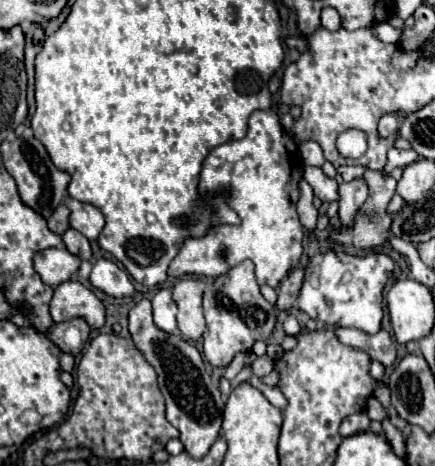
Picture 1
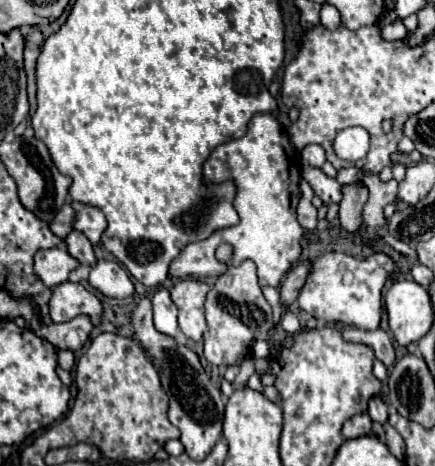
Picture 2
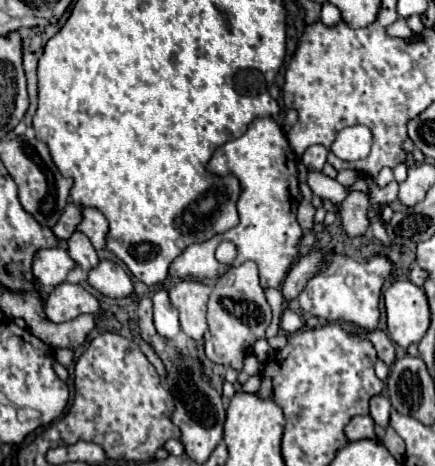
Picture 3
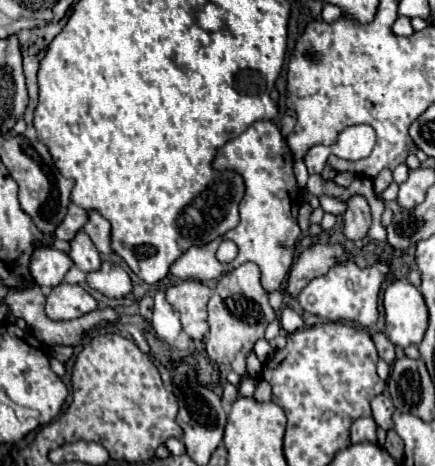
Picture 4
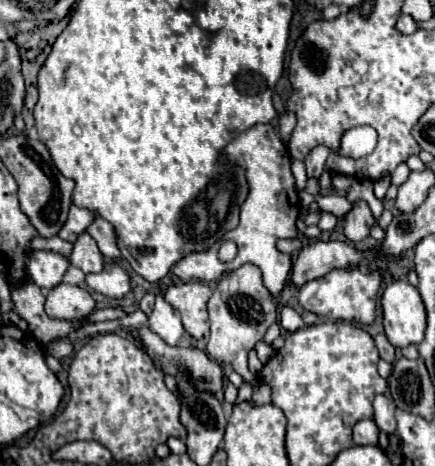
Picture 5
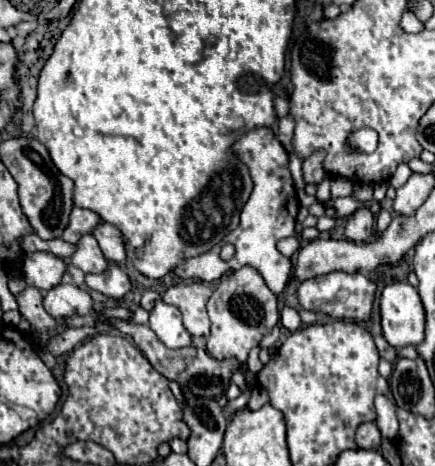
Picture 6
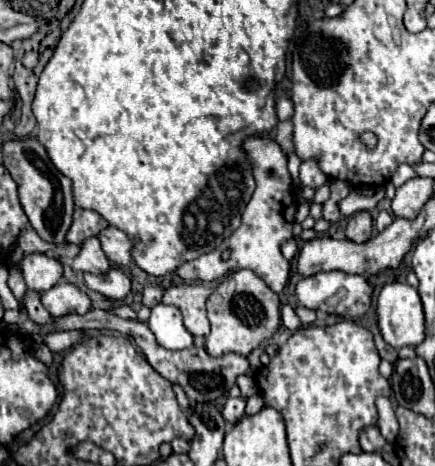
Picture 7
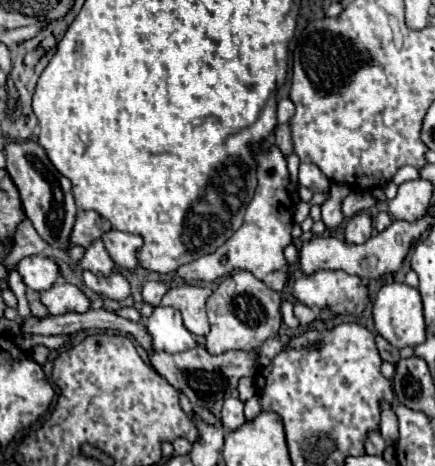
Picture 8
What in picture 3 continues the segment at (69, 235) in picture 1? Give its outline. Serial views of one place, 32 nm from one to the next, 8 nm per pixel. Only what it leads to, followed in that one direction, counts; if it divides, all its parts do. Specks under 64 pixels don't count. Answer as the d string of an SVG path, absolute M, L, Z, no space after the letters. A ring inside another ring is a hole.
M74 232L70 238L68 238L68 254L72 256L74 262L78 262L80 268L84 270L90 270L98 264L98 256L96 256L96 250L92 246L92 242L82 234L82 232Z

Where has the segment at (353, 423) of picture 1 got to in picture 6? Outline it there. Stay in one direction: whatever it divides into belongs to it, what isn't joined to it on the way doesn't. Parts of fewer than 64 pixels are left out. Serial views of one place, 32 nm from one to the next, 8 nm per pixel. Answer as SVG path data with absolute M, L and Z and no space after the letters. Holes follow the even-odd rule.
M364 422L356 428L356 444L360 448L380 448L380 430L374 422Z

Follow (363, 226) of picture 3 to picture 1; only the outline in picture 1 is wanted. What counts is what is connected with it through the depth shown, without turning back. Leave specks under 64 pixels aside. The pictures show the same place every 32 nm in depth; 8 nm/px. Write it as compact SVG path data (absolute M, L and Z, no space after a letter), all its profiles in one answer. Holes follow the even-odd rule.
M354 178L354 180L338 186L338 196L340 196L338 198L338 202L340 202L338 216L344 226L350 226L360 204L364 204L364 200L368 198L368 184L364 178Z

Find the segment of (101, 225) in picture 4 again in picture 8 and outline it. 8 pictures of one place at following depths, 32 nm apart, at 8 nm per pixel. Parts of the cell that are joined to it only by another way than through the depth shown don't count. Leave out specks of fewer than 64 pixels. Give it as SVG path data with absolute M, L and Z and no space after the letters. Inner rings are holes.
M112 228L102 234L102 242L116 266L122 266L128 270L134 270L138 266L136 264L136 248L140 248L140 244L142 244L140 236L124 234L124 232Z

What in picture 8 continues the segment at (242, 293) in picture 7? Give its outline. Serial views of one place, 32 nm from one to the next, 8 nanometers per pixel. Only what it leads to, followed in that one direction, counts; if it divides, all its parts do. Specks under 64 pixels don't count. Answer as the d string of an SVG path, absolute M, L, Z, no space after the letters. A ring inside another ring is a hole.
M248 270L224 278L206 302L208 320L212 326L206 336L206 350L218 356L228 350L250 352L258 348L264 340L274 336L282 324L280 302L282 302L280 294L270 290L262 280L258 280Z

